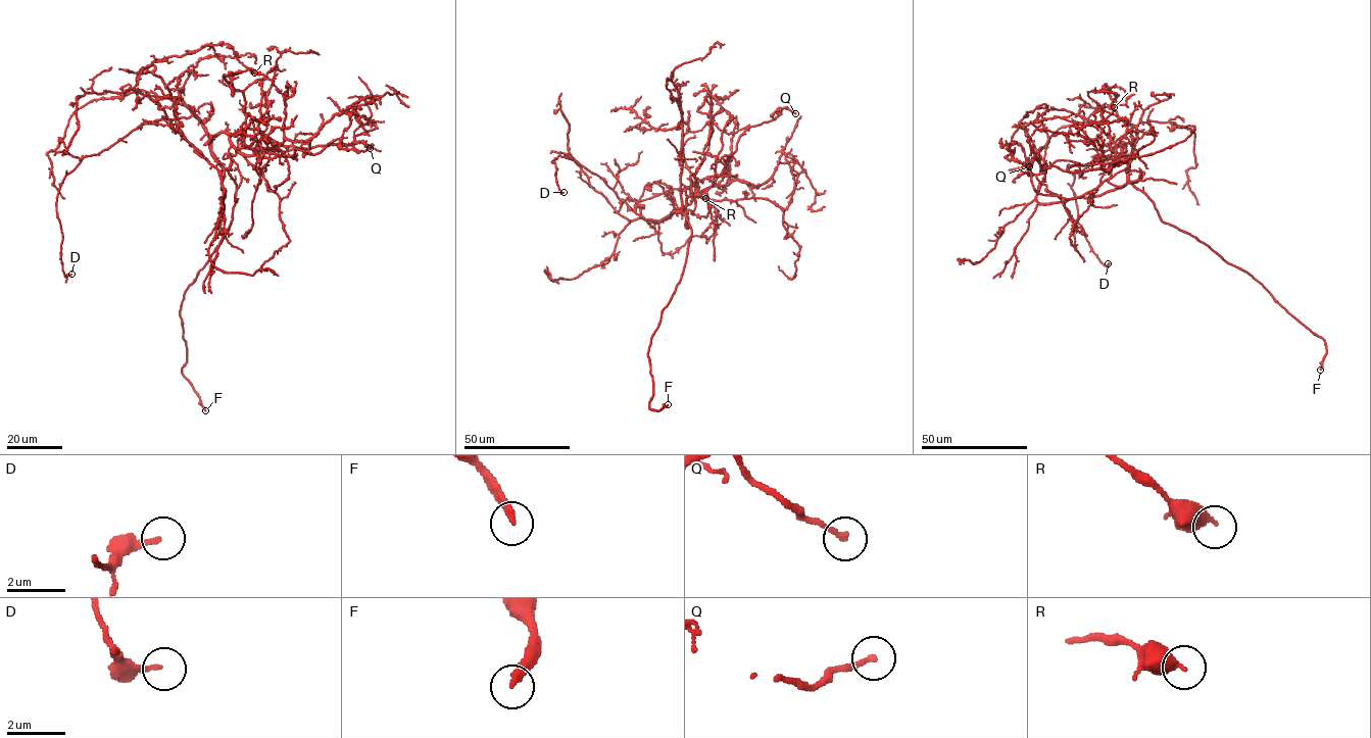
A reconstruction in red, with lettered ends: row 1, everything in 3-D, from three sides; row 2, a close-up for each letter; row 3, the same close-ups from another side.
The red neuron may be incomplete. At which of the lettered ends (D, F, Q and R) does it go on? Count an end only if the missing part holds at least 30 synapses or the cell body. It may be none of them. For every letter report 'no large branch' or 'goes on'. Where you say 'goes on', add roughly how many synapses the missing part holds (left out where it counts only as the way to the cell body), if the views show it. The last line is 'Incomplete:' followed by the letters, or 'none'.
D: no large branch
F: goes on
Q: no large branch
R: no large branch
Incomplete: F

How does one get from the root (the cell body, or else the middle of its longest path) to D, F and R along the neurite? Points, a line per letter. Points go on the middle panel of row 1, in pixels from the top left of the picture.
D: (688, 220), (675, 212), (662, 219), (644, 218), (598, 176), (558, 155), (552, 162), (564, 192)
F: (688, 220), (691, 235), (683, 273), (662, 311), (647, 352), (652, 382), (649, 407), (658, 410), (668, 404)
R: (688, 220), (673, 212), (647, 220), (627, 193), (626, 199), (641, 201), (686, 188), (705, 198)

